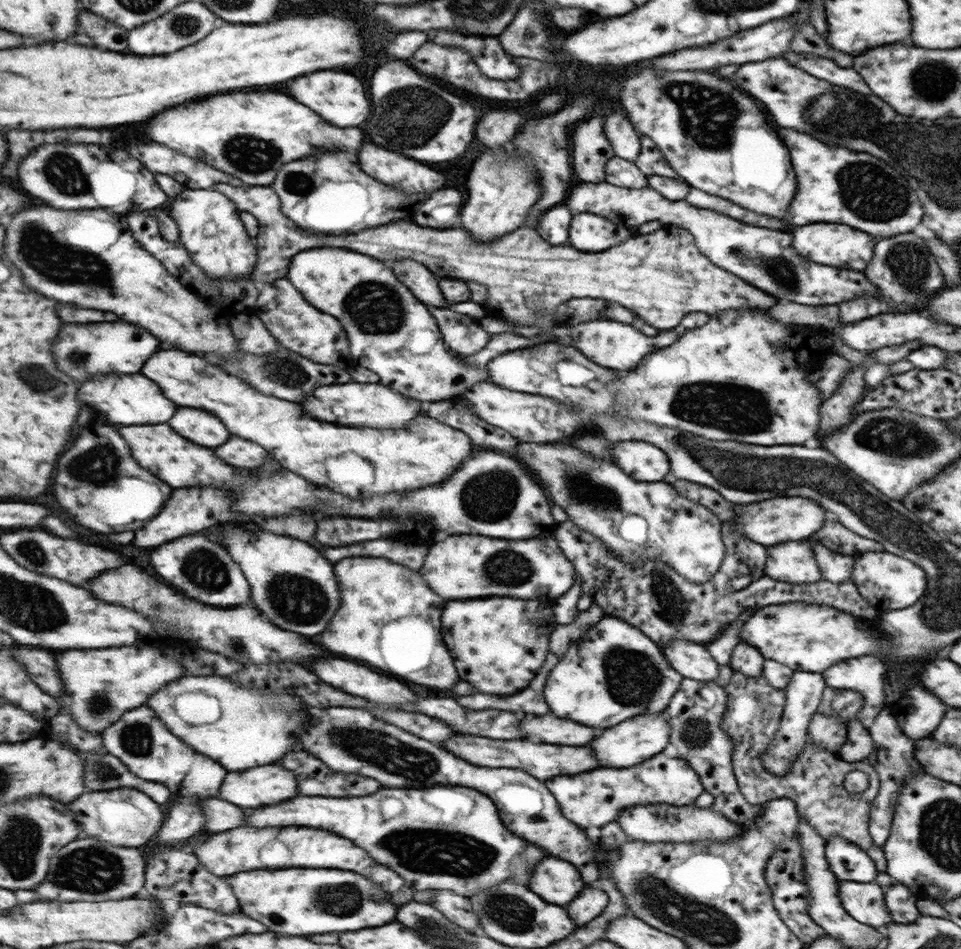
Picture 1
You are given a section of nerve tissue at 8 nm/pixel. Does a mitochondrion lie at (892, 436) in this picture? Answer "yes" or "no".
yes

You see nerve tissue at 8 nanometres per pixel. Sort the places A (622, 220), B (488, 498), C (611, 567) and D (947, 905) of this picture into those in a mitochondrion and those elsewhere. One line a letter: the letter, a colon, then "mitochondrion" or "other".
A: other
B: mitochondrion
C: other
D: other

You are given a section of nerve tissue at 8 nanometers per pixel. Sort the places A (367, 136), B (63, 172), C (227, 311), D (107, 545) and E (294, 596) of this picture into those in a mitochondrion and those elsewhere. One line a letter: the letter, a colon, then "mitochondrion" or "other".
A: other
B: mitochondrion
C: other
D: other
E: mitochondrion

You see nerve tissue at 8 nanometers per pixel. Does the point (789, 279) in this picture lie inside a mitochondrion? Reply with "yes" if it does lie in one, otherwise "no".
yes

